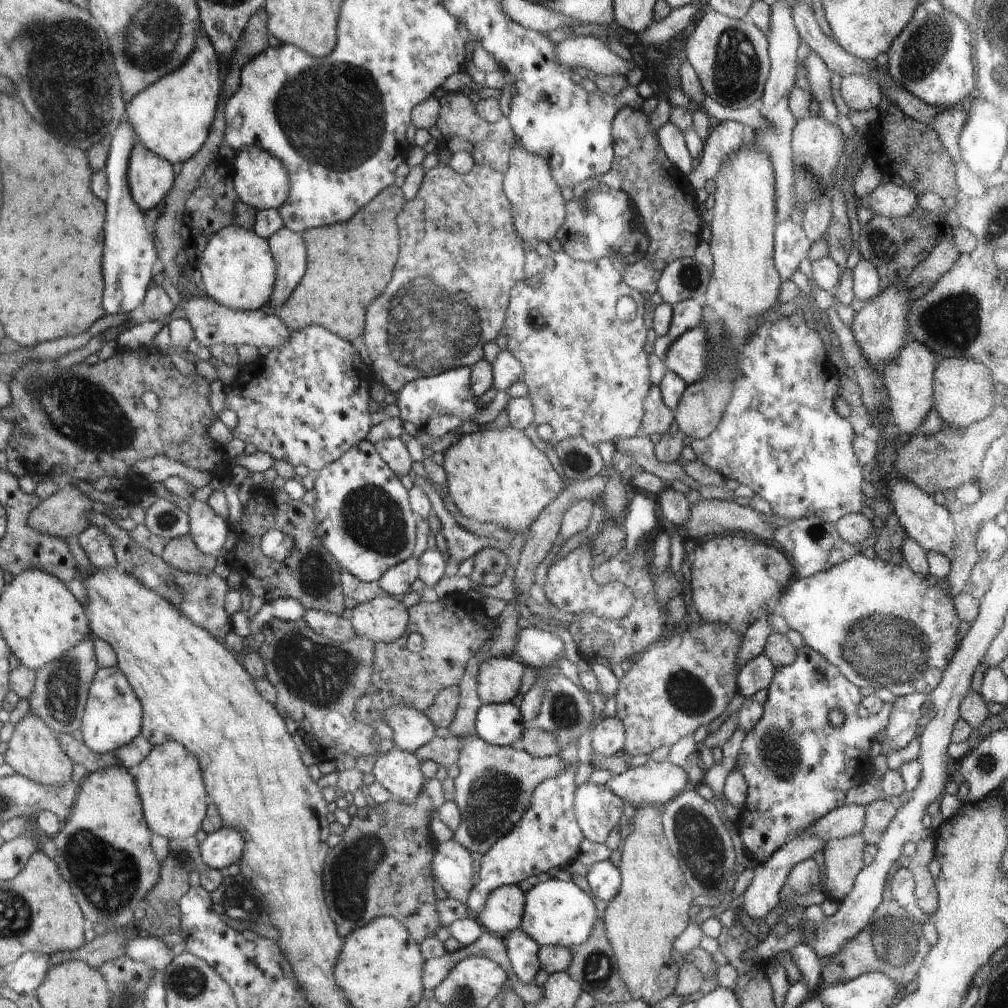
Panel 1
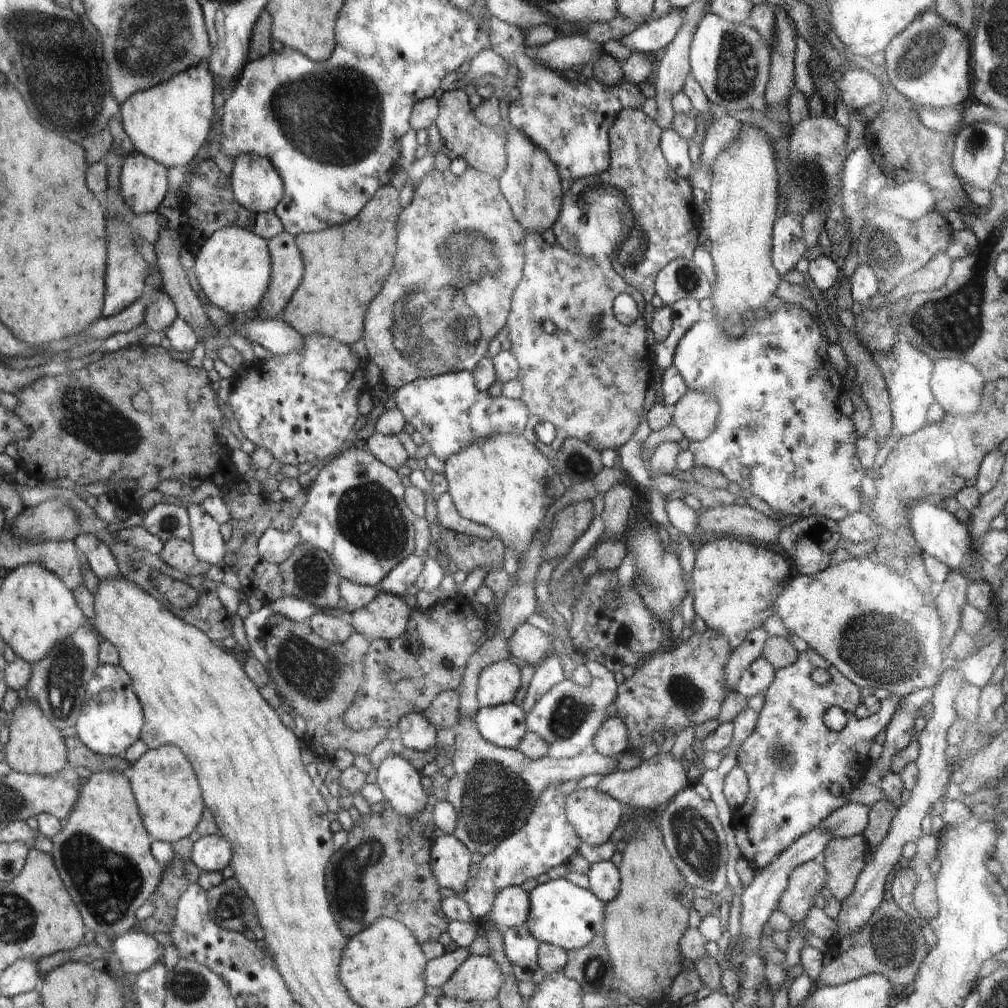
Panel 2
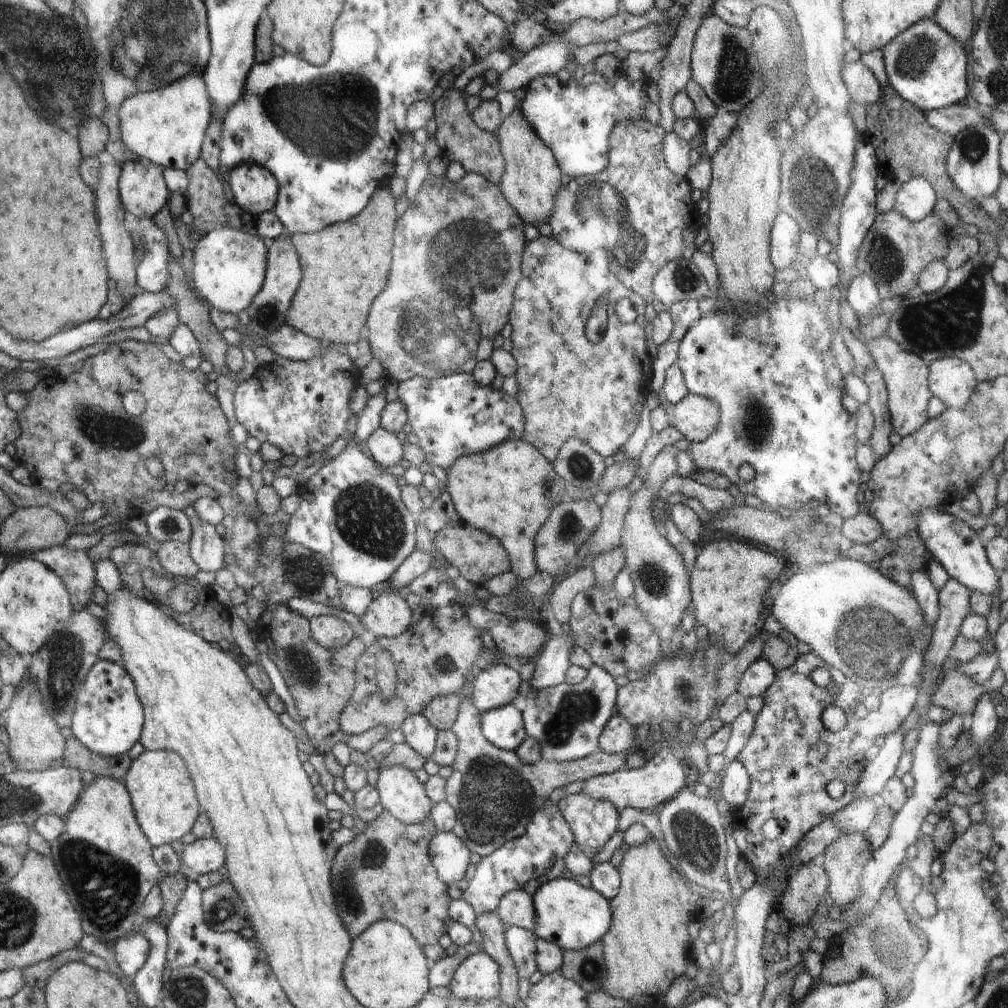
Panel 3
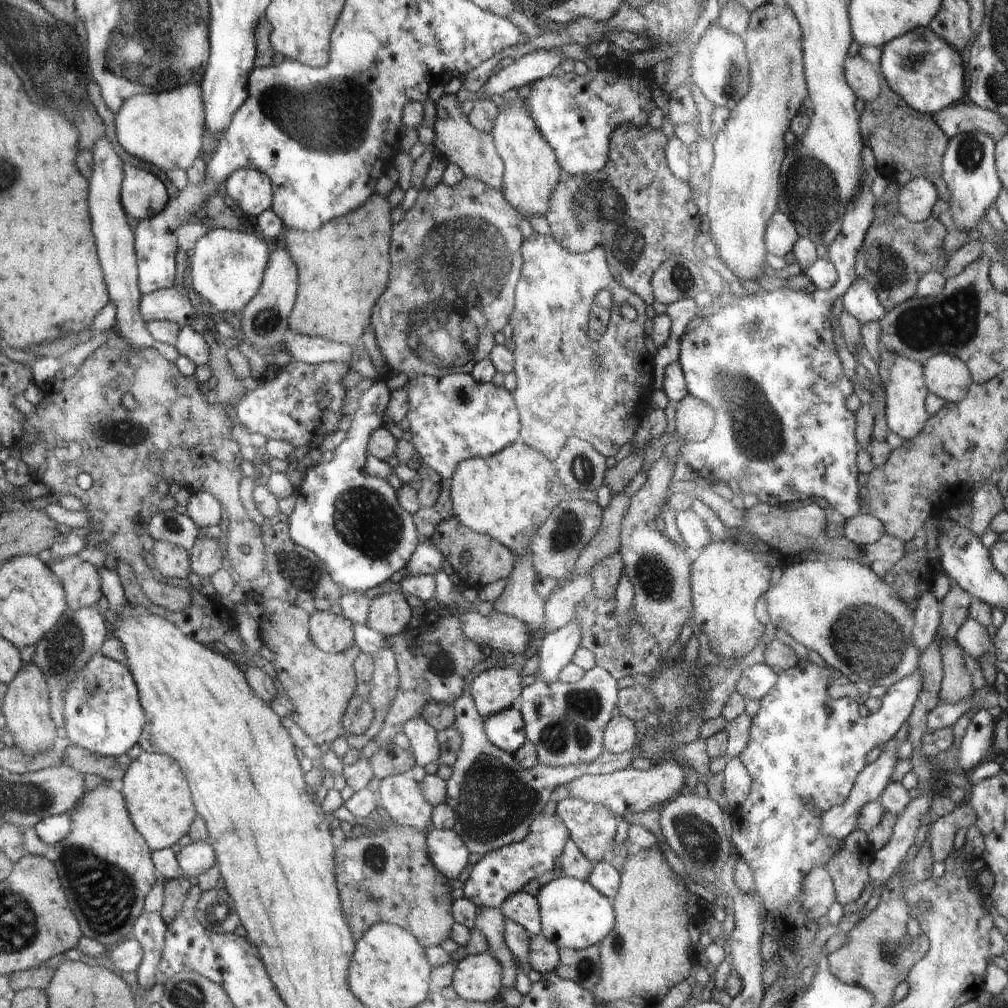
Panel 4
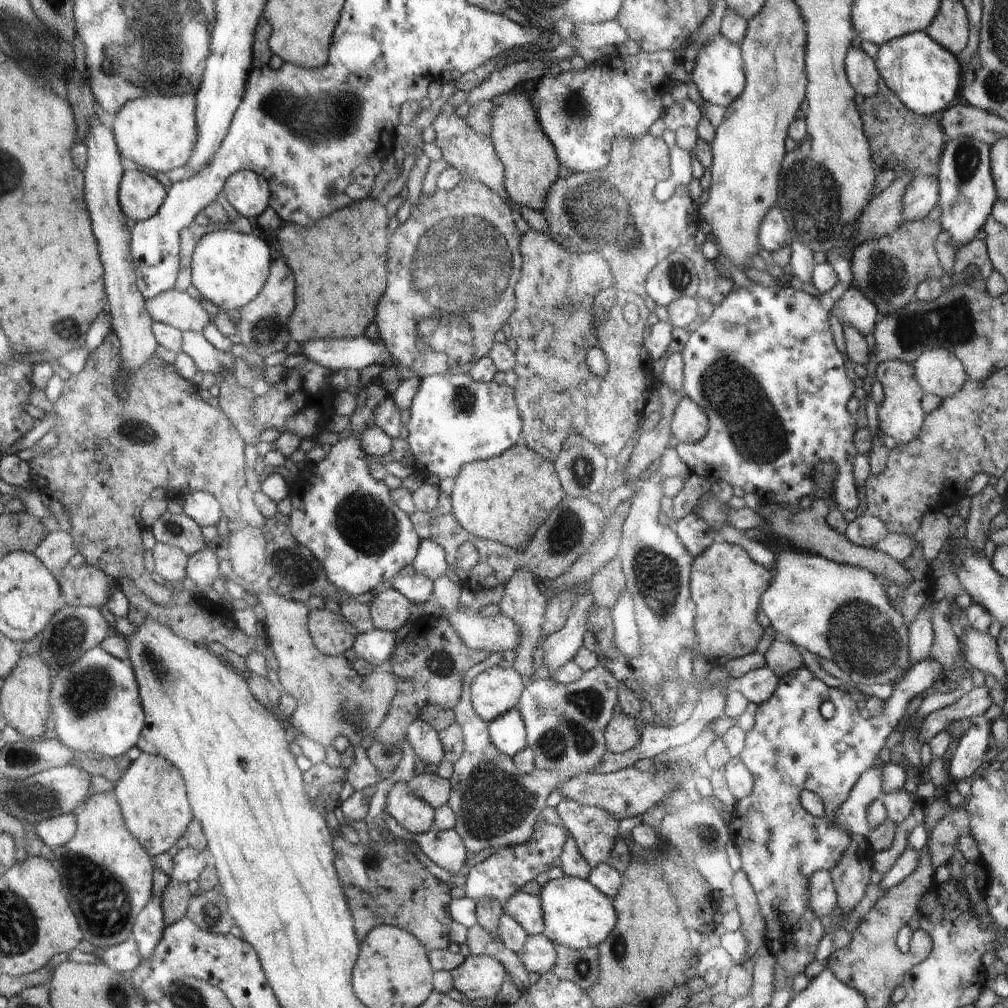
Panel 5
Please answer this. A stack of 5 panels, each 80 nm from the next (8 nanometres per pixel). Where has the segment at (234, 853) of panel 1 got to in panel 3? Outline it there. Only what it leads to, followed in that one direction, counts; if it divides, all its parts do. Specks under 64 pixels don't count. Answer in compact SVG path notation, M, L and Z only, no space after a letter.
M202 838L183 848L182 865L188 866L197 877L215 873L224 866L224 846L216 838Z

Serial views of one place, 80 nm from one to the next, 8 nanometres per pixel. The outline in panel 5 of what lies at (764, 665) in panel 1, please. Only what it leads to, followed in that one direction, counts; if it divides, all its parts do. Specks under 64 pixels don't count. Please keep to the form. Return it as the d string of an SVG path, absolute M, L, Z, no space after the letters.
M768 666L762 669L752 669L744 676L735 680L736 689L752 702L763 704L776 690L779 678Z

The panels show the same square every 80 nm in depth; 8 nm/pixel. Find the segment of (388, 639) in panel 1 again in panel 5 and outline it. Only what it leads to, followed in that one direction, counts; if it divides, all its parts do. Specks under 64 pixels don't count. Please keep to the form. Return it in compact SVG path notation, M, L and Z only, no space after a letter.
M387 589L378 593L376 598L368 604L371 609L372 624L378 630L394 632L402 628L408 618L410 602L402 596L401 592Z

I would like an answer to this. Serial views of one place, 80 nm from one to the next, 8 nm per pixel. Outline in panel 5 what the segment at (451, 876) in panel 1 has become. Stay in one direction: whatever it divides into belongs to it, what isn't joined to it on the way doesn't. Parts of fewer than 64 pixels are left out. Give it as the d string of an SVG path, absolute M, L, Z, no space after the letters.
M431 829L418 834L416 842L432 862L447 870L452 876L458 874L464 862L467 862L467 857L470 856L455 829L447 831Z

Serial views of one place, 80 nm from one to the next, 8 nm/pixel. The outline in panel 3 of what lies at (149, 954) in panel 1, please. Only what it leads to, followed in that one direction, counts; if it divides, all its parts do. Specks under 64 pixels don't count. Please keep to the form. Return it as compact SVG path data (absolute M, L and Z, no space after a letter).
M138 932L116 940L112 946L113 956L121 972L126 976L134 976L140 970L151 949L149 940Z

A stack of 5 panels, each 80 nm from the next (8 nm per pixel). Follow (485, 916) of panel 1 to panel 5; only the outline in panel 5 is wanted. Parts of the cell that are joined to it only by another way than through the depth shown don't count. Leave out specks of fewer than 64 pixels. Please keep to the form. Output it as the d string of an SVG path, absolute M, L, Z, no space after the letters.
M518 891L503 906L504 913L519 921L528 935L542 935L546 930L543 921L543 905L536 895Z

